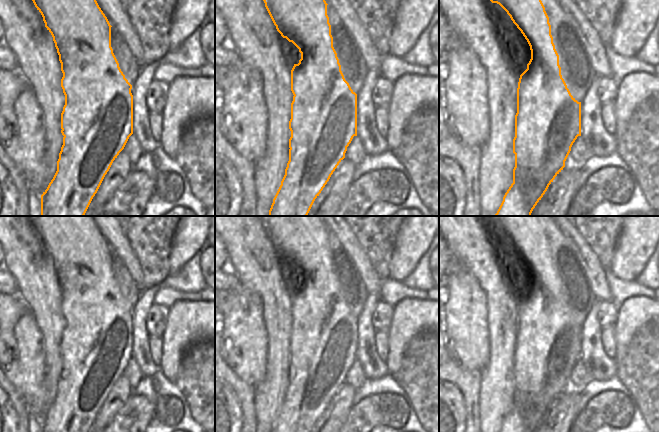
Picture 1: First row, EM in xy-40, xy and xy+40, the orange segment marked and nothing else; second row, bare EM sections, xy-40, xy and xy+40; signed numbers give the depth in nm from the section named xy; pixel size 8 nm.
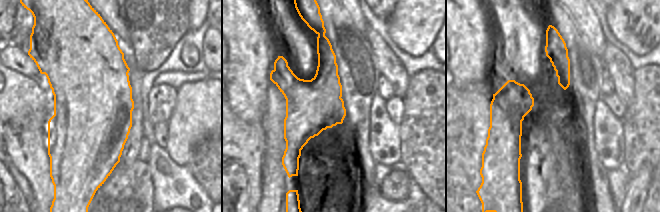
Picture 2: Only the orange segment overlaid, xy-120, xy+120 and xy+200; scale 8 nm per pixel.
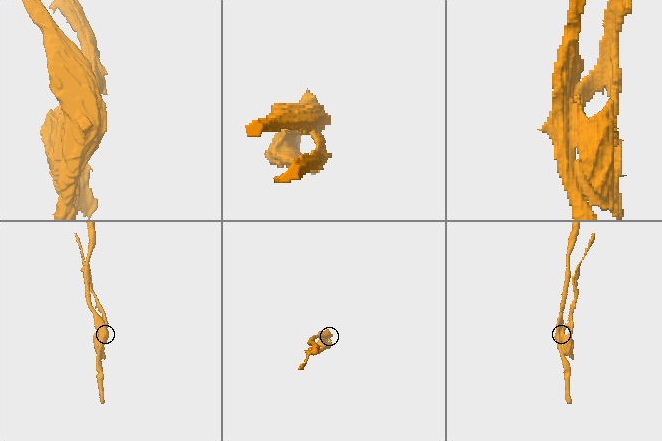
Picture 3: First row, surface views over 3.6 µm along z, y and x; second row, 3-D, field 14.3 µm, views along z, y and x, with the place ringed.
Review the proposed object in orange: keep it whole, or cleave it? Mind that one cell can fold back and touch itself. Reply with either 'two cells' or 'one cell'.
two cells

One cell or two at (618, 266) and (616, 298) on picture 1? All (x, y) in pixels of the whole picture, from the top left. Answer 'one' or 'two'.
two

